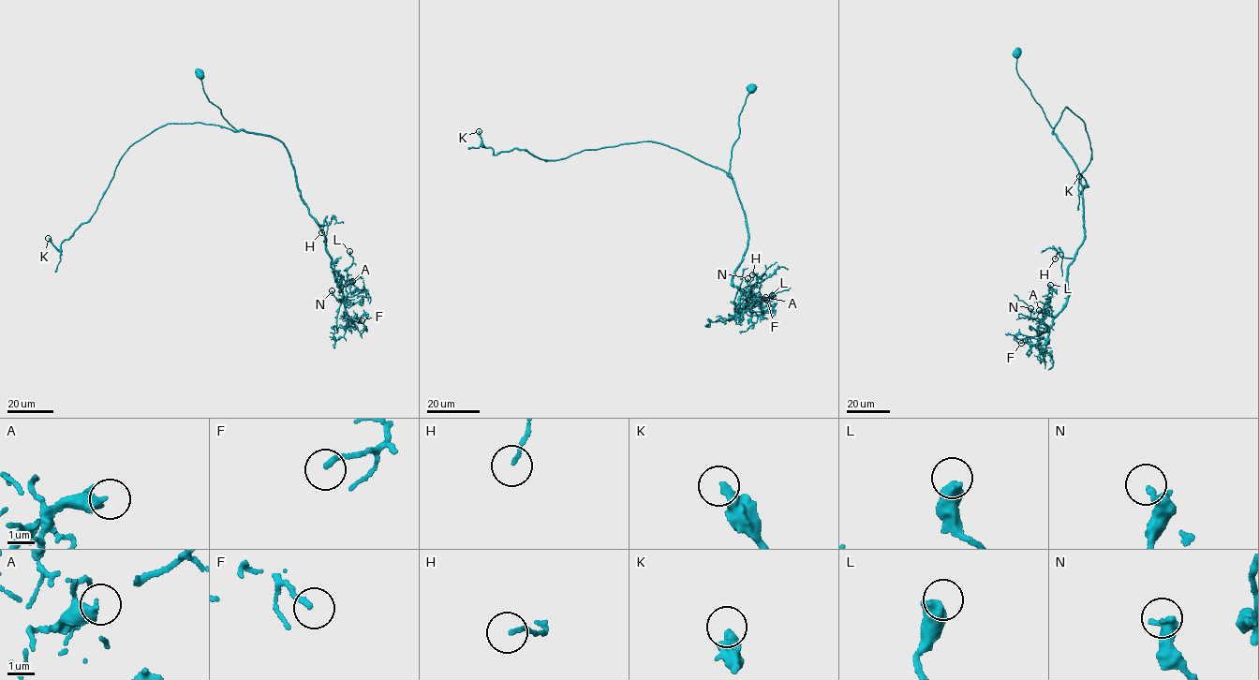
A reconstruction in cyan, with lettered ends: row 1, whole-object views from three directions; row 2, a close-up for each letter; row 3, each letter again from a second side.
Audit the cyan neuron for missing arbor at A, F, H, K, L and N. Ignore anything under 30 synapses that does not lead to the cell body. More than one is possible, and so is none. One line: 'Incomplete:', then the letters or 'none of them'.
Incomplete: K

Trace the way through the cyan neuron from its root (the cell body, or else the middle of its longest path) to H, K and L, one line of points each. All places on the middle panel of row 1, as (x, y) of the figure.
H: (733, 183), (748, 240), (731, 282), (741, 289), (752, 286), (757, 281), (757, 274), (752, 274)
K: (733, 183), (720, 169), (650, 140), (586, 149), (551, 161), (515, 148), (495, 155), (482, 145), (479, 131)
L: (733, 183), (748, 240), (731, 279), (733, 287), (744, 291), (734, 312), (761, 297), (772, 299), (772, 295)

